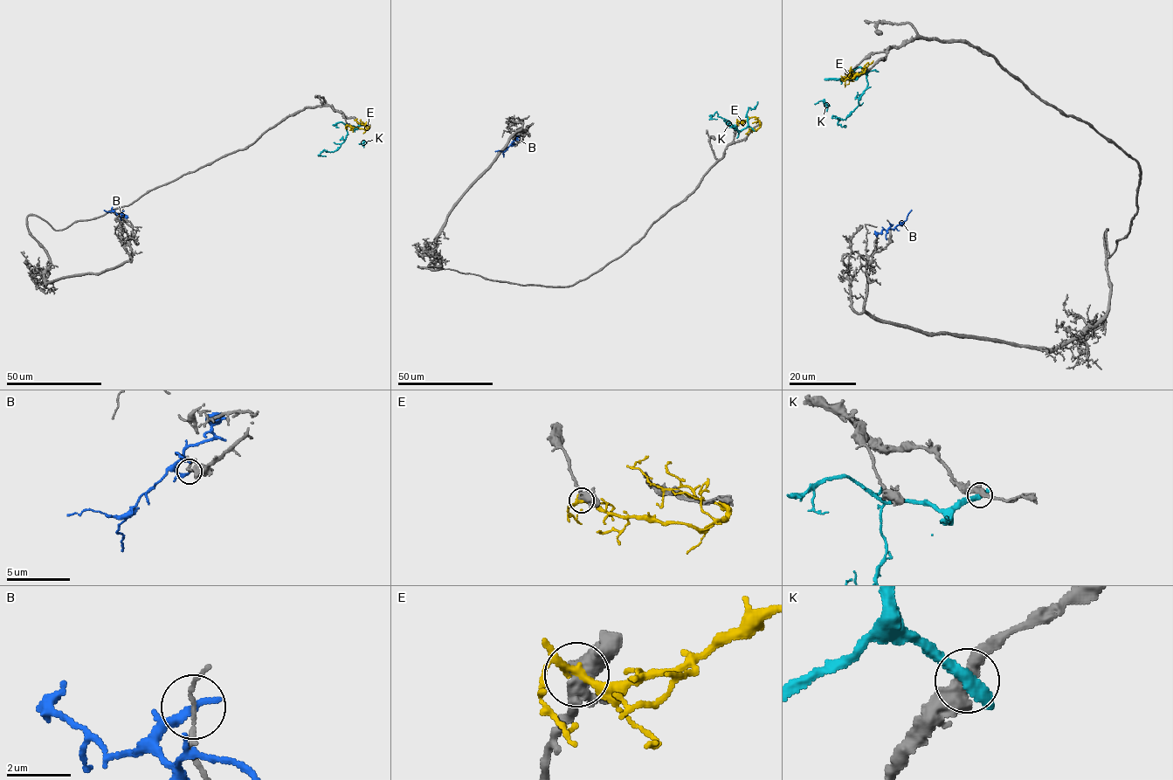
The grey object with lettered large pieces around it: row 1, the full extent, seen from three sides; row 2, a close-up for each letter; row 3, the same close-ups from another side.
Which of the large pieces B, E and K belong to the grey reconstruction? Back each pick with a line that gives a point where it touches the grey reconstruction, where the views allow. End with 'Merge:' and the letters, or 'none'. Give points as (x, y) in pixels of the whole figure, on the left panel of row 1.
Merge: none

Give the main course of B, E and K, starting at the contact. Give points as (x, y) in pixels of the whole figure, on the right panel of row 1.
B: (891, 224), (893, 228), (907, 219), (912, 210)
E: (849, 72), (848, 76), (841, 79), (843, 80), (865, 72), (862, 71), (872, 60)
K: (863, 72), (859, 76), (865, 75), (866, 88), (859, 105), (845, 120), (832, 117), (845, 127)

